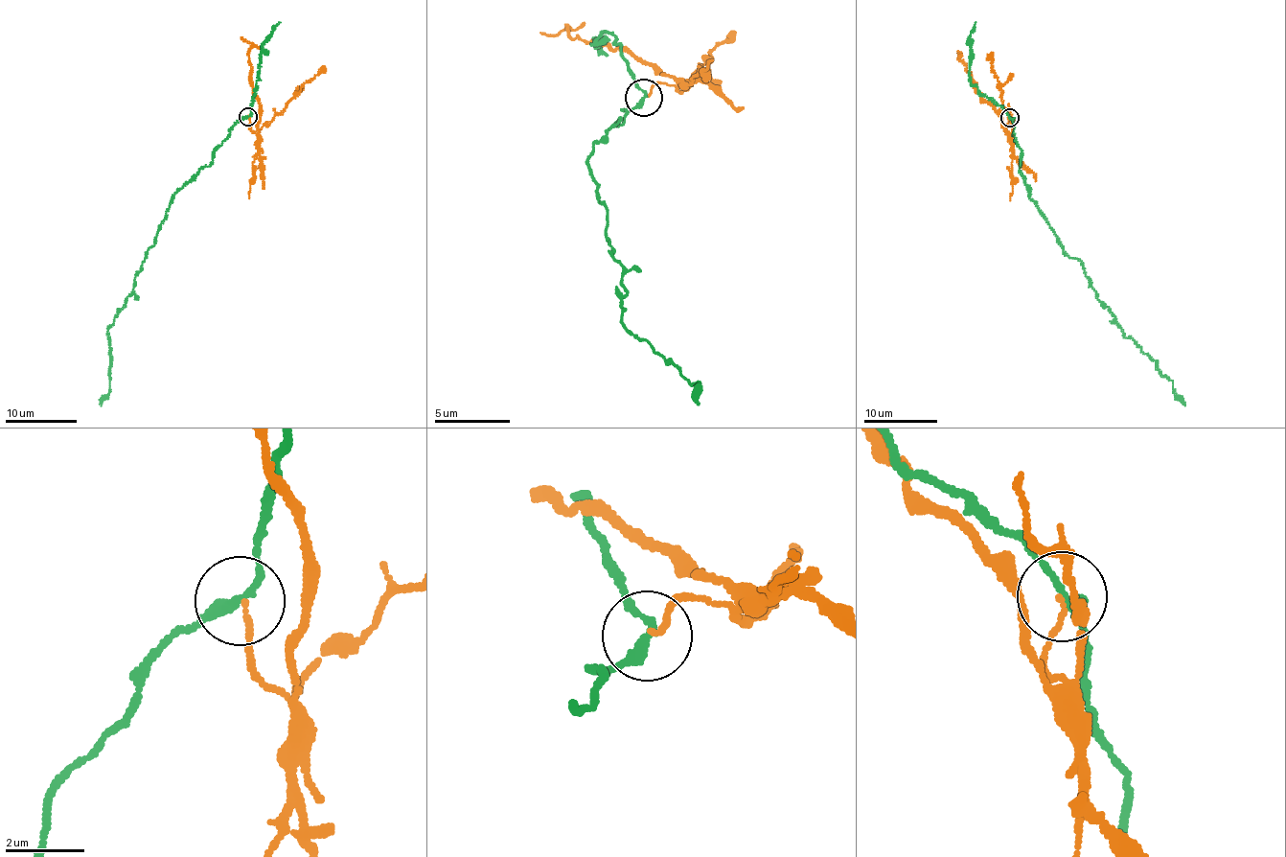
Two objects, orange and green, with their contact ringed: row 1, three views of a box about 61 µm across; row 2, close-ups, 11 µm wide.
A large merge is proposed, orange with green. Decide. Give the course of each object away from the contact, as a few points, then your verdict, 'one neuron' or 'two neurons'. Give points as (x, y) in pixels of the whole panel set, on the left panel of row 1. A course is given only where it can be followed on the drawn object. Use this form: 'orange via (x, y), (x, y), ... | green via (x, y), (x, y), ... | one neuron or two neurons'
orange via (248, 115), (250, 129), (256, 134), (261, 112), (253, 90), (248, 55), (251, 45), (241, 37) | green via (247, 116), (232, 127), (213, 162), (174, 194), (125, 307), (106, 328), (109, 388), (101, 405) | two neurons

